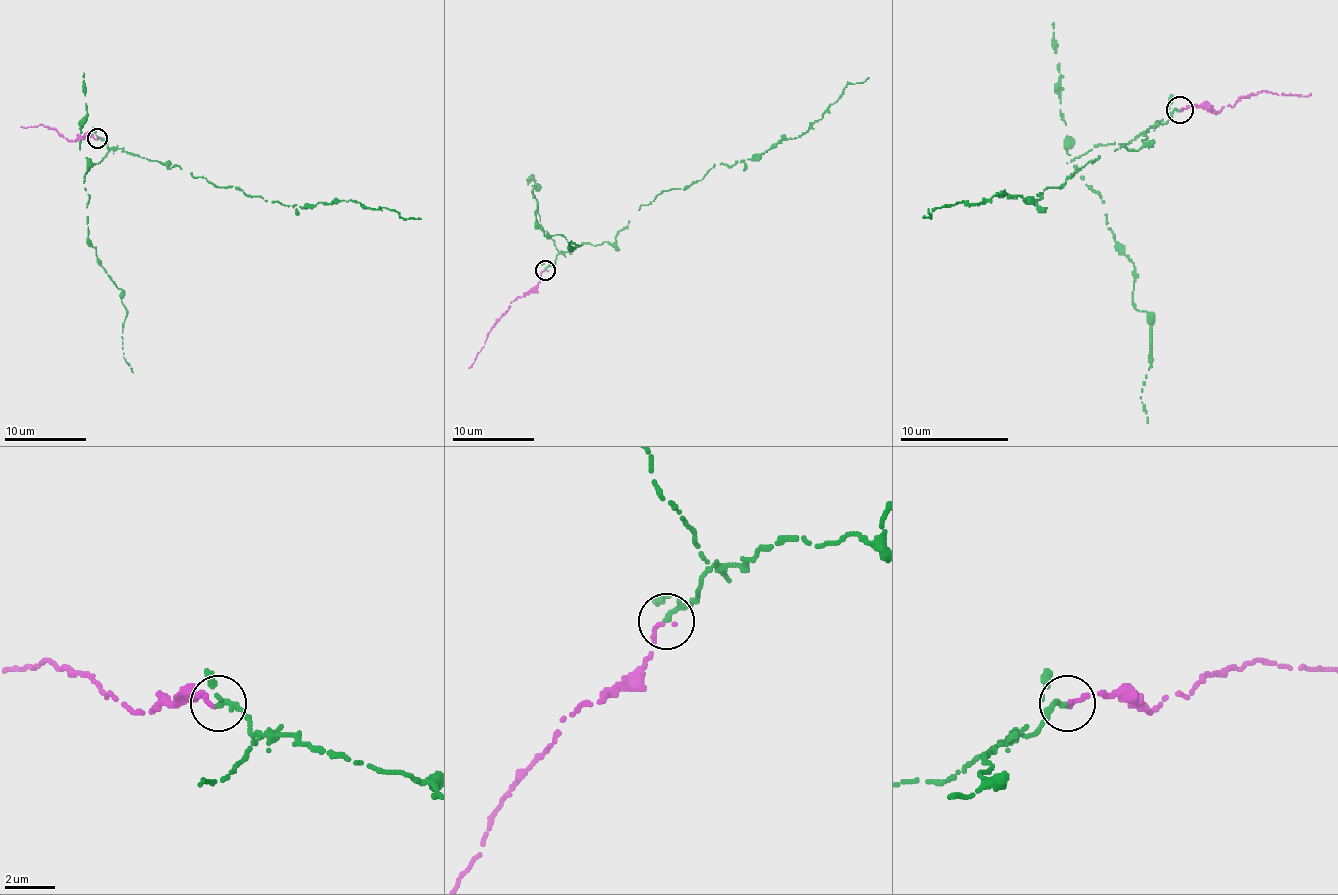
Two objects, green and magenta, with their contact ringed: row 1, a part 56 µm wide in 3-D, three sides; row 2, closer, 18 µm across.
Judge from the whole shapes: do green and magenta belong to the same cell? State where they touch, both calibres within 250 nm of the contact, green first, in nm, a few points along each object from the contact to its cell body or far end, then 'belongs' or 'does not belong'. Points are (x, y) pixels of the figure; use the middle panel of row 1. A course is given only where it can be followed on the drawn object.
place (545, 270); calibres 170 and 200 nm; course green (544, 270), (581, 244), (612, 244), (660, 193), (801, 136), (844, 87), (868, 77); course magenta (546, 270), (532, 289), (516, 299), (491, 329), (469, 368); belongs

